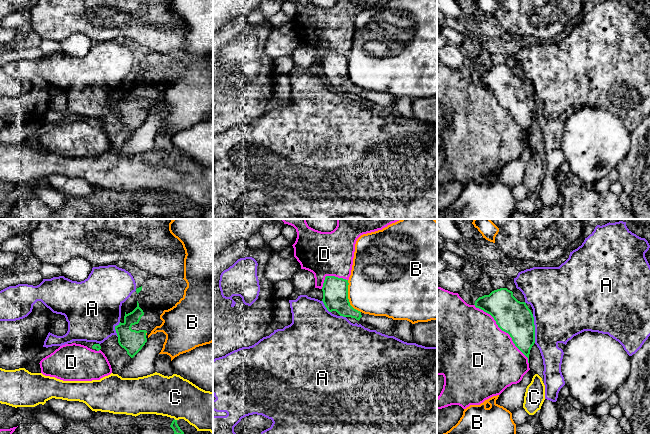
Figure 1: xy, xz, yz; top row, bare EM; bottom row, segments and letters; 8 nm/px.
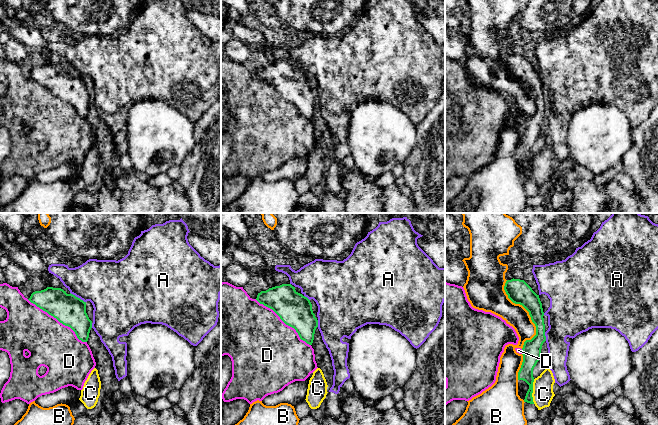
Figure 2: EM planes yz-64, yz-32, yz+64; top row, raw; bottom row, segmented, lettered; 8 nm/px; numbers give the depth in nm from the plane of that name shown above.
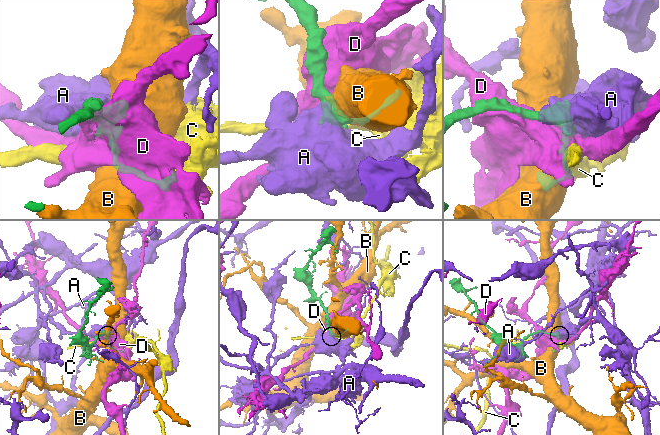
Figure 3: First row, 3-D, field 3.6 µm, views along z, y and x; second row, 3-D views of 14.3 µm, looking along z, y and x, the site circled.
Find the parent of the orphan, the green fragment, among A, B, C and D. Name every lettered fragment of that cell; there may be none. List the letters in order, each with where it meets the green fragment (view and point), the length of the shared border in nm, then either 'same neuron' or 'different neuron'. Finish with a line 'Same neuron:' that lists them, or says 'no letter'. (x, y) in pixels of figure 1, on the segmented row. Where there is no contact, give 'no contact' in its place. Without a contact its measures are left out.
A: yz (534, 328) | 240 nm | different neuron
B: xz (347, 297) | 280 nm | different neuron
C: xy (174, 419) | 30 nm | different neuron
D: yz (504, 331) | 650 nm | different neuron
Same neuron: no letter

